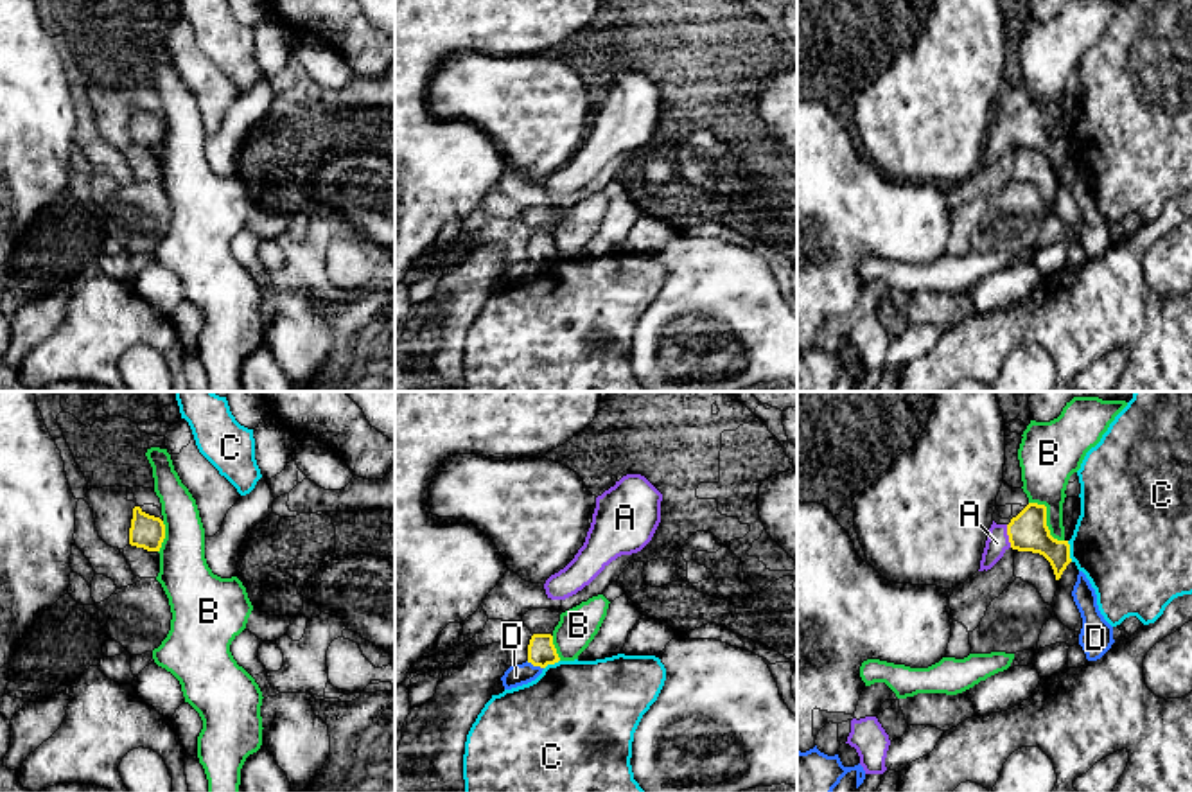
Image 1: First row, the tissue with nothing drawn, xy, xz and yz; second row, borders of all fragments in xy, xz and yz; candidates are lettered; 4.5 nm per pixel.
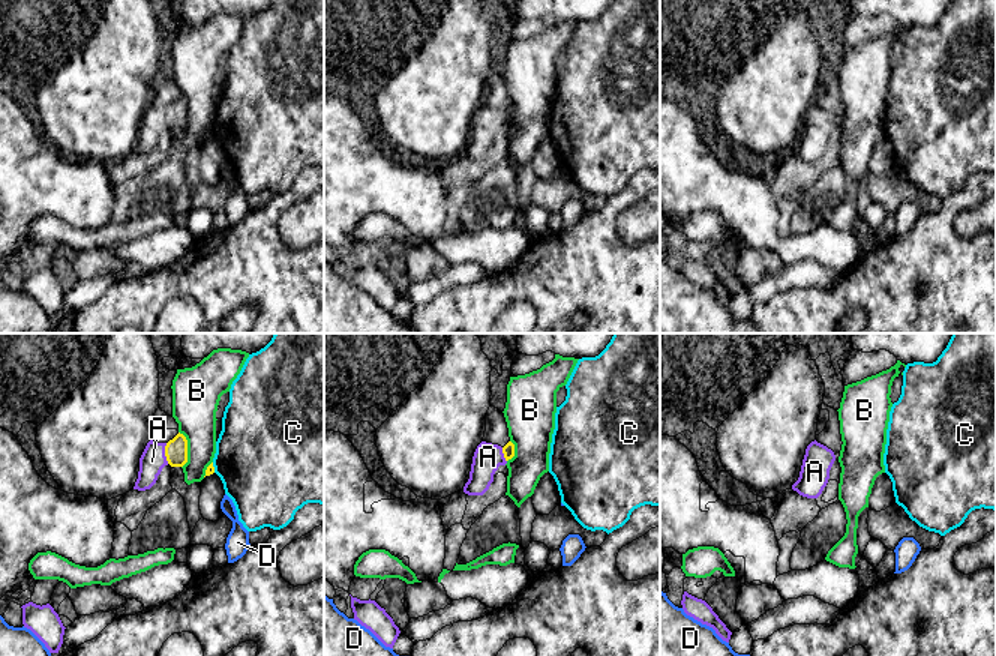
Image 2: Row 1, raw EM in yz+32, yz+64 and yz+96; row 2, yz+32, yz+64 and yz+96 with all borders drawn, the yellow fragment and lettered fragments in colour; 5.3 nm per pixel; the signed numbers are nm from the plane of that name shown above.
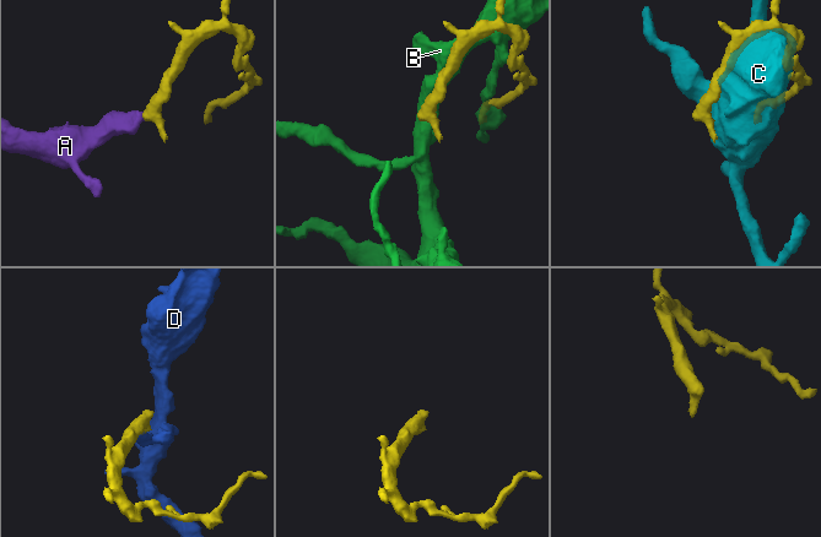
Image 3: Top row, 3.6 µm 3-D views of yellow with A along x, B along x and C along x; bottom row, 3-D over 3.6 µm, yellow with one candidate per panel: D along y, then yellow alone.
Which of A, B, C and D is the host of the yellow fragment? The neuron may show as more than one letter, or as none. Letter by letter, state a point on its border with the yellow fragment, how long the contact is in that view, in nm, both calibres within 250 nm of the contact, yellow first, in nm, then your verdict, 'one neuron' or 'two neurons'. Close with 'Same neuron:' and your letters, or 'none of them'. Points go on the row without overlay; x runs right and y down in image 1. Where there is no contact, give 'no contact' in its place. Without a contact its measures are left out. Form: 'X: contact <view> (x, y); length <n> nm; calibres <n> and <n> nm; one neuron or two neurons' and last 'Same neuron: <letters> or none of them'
A: contact yz (1007, 132); length 110 nm; calibres 180 and 100 nm; one neuron
B: contact yz (1045, 117); length 240 nm; calibres 180 and 240 nm; two neurons
C: contact yz (1069, 149); length 100 nm; calibres 180 and 440 nm; two neurons
D: contact xz (535, 263); length 90 nm; calibres 130 and 100 nm; two neurons
Same neuron: A

